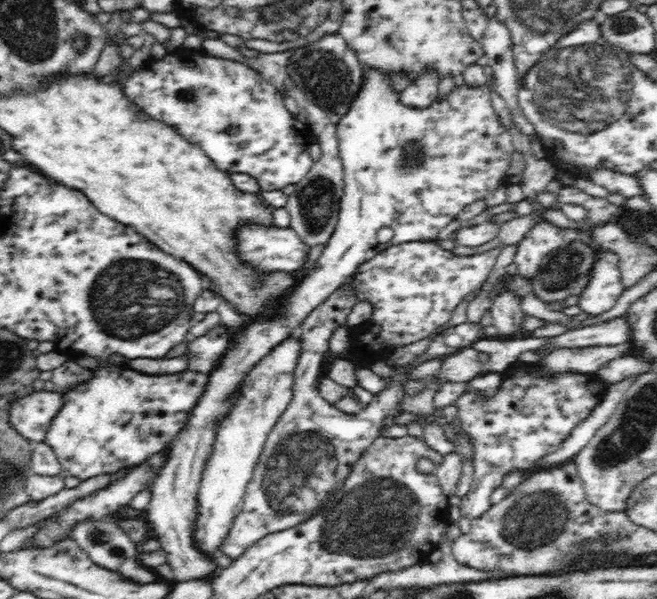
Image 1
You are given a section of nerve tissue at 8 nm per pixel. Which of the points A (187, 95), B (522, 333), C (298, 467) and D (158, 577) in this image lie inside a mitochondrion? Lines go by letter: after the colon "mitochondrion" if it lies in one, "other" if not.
A: mitochondrion
B: other
C: mitochondrion
D: other

